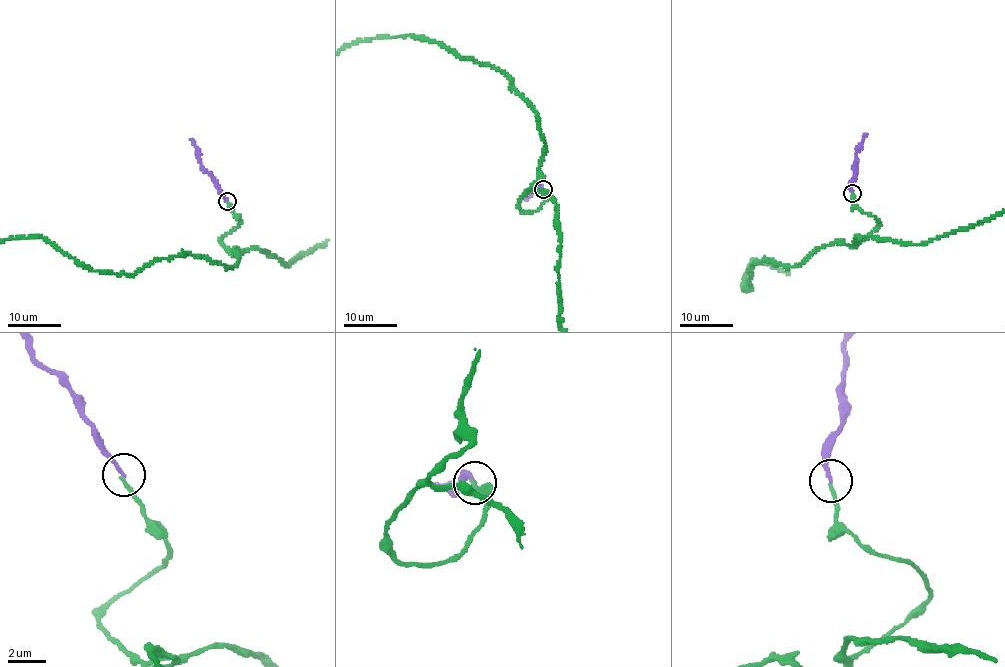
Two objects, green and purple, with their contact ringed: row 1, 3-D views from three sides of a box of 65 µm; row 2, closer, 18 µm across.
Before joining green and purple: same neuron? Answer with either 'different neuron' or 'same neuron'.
different neuron

